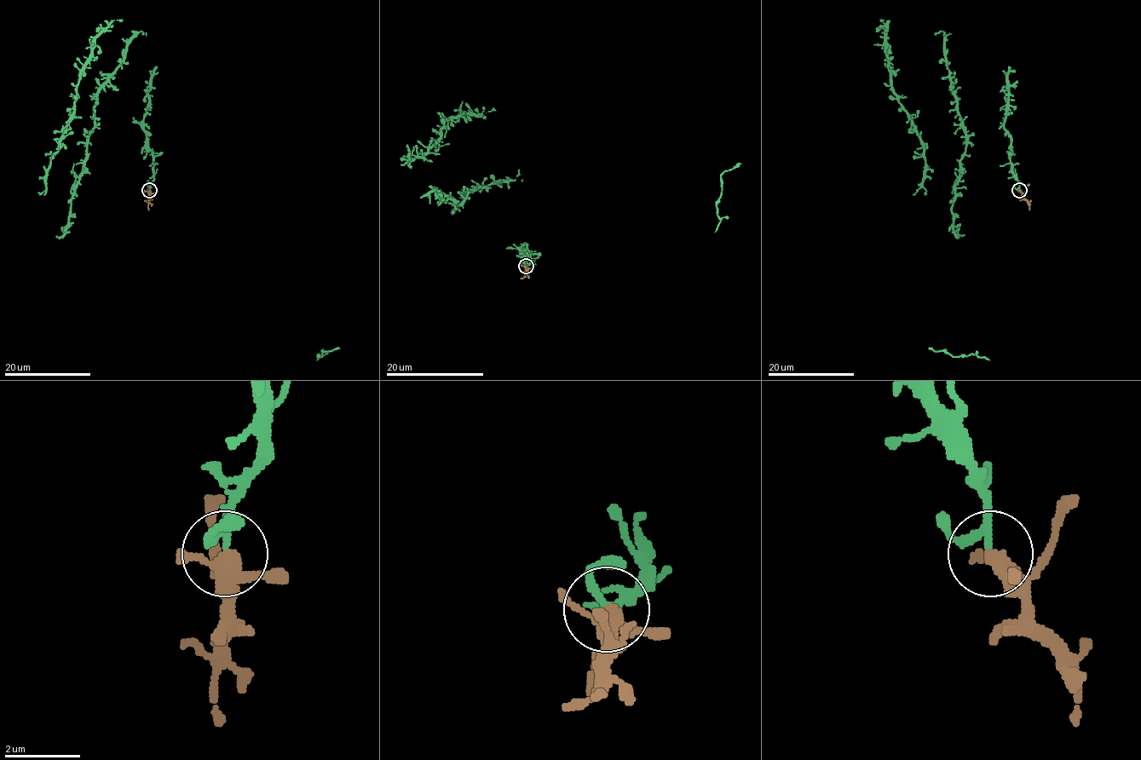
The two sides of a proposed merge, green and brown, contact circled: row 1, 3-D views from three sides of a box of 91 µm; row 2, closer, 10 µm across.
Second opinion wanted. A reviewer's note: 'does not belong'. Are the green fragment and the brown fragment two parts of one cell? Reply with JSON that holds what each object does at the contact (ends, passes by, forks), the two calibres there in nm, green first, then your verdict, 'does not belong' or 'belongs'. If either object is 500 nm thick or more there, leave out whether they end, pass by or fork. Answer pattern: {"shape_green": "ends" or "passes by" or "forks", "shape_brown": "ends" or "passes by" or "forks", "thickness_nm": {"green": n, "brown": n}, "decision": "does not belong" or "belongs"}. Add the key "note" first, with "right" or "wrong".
{"note": "wrong", "shape_green": "passes by", "shape_brown": "forks", "thickness_nm": {"green": 190, "brown": 300}, "decision": "belongs"}

